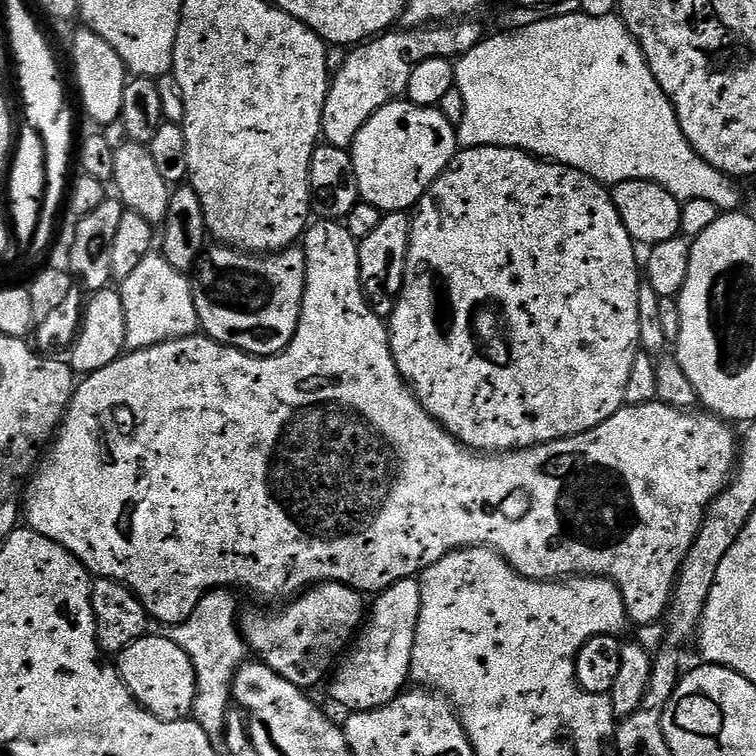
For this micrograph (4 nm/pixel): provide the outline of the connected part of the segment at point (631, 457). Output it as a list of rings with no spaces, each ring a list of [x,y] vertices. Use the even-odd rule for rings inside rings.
[[[317,219],[315,222],[309,223],[302,237],[302,247],[304,257],[306,258],[306,286],[304,287],[304,301],[302,302],[302,310],[300,311],[298,330],[290,343],[288,343],[277,356],[250,356],[246,352],[239,352],[237,348],[220,344],[217,340],[211,340],[209,336],[197,334],[155,344],[154,346],[143,348],[137,352],[129,351],[127,354],[119,356],[114,362],[110,362],[110,366],[106,366],[97,372],[87,373],[87,375],[81,379],[84,381],[82,381],[81,384],[79,381],[79,383],[75,385],[72,401],[68,403],[68,410],[64,413],[64,419],[54,437],[54,443],[51,445],[51,448],[53,447],[52,453],[50,453],[49,456],[47,453],[47,455],[39,461],[34,475],[27,481],[26,491],[22,496],[22,512],[26,517],[27,527],[33,528],[35,532],[42,534],[46,538],[50,538],[54,542],[58,542],[66,551],[79,558],[81,564],[88,569],[89,573],[106,580],[119,580],[121,584],[128,585],[128,587],[132,589],[132,592],[140,599],[140,603],[143,604],[144,609],[148,611],[149,617],[151,617],[153,621],[160,620],[159,623],[161,625],[181,624],[196,608],[196,603],[200,601],[200,597],[203,596],[205,592],[211,592],[214,588],[229,588],[232,590],[245,588],[246,591],[253,592],[256,596],[265,596],[268,600],[276,600],[279,596],[284,596],[283,598],[295,597],[297,594],[311,588],[313,584],[331,582],[333,584],[349,584],[349,586],[361,594],[369,594],[368,592],[372,592],[371,594],[379,594],[383,592],[385,588],[389,588],[394,582],[419,577],[425,568],[430,567],[434,562],[438,562],[446,554],[455,552],[457,548],[475,548],[477,546],[494,549],[520,576],[525,576],[531,580],[555,580],[557,578],[571,578],[574,576],[602,576],[605,580],[613,580],[622,594],[624,608],[628,612],[628,619],[633,625],[636,623],[636,626],[647,626],[657,623],[668,611],[668,602],[672,599],[672,585],[675,584],[678,579],[678,573],[684,561],[684,556],[694,542],[694,538],[700,529],[700,523],[704,520],[705,512],[707,512],[708,507],[711,506],[713,498],[715,498],[723,488],[726,488],[729,480],[732,479],[732,473],[738,459],[738,436],[735,436],[735,434],[728,429],[731,427],[729,427],[721,417],[715,414],[703,414],[704,416],[699,416],[699,411],[696,410],[681,410],[671,408],[669,404],[653,402],[643,404],[642,406],[625,406],[615,412],[606,422],[599,424],[597,428],[591,428],[590,431],[583,432],[577,436],[567,436],[561,440],[551,440],[549,444],[536,444],[533,448],[518,448],[514,452],[490,452],[487,454],[477,452],[474,448],[467,448],[465,444],[454,439],[453,436],[416,401],[416,395],[412,392],[412,389],[409,388],[408,383],[401,378],[400,371],[396,369],[394,354],[390,350],[390,342],[388,341],[388,325],[381,317],[374,314],[374,310],[370,310],[370,306],[362,294],[360,271],[358,270],[358,250],[360,246],[357,237],[352,237],[351,234],[343,228],[344,226],[345,225],[338,220]]]

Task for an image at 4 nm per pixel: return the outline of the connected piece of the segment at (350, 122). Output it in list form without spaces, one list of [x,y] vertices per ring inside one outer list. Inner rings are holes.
[[[460,18],[455,22],[437,22],[423,28],[404,28],[399,30],[400,32],[389,30],[379,36],[373,36],[370,40],[365,40],[362,44],[355,45],[345,55],[344,64],[334,72],[328,85],[324,117],[320,123],[323,143],[351,149],[354,138],[358,130],[362,130],[364,123],[375,112],[382,110],[382,106],[386,106],[392,100],[401,99],[407,93],[410,74],[414,74],[414,66],[418,66],[418,62],[426,62],[426,58],[455,61],[465,56],[470,50],[474,50],[474,46],[478,46],[486,36],[486,32],[483,32],[474,21],[475,19],[472,18]]]

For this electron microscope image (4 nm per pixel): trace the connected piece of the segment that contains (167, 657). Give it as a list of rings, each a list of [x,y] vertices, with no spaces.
[[[145,634],[118,653],[120,676],[132,697],[150,714],[160,720],[185,719],[191,713],[196,697],[194,666],[182,646],[163,634],[152,635]]]

